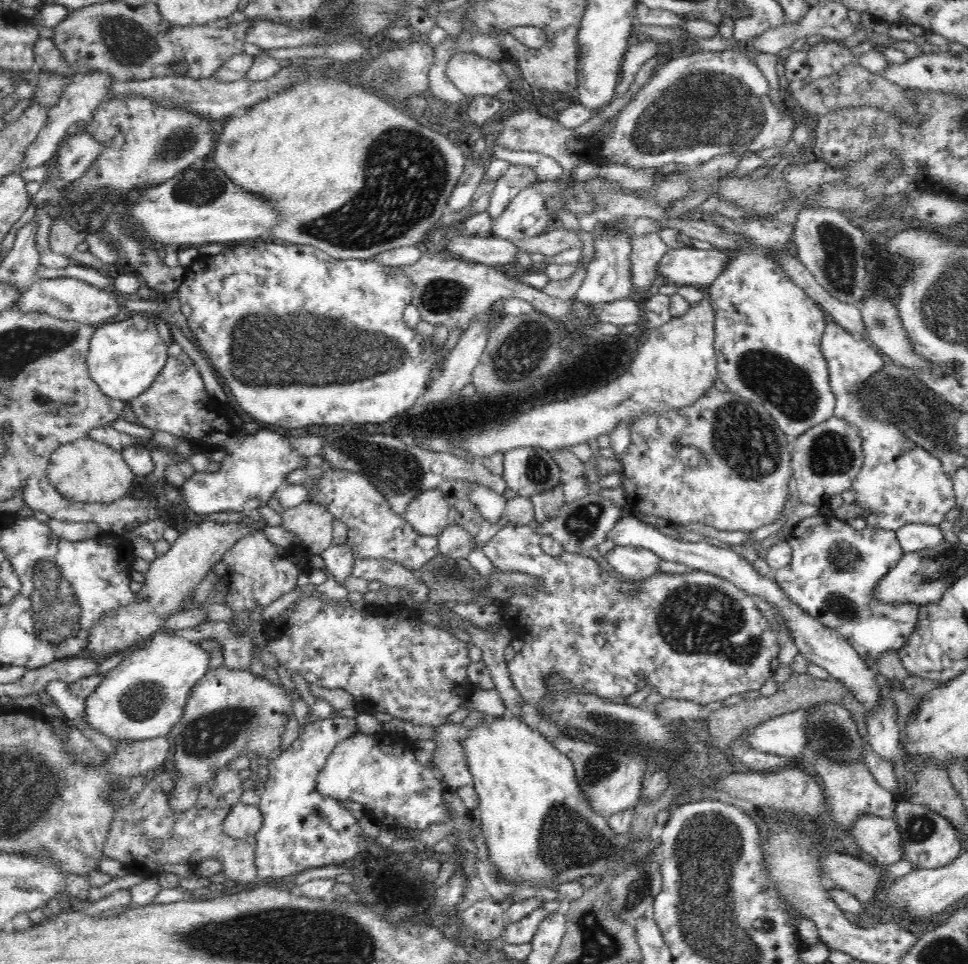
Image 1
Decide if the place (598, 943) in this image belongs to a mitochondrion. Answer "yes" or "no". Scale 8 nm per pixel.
yes

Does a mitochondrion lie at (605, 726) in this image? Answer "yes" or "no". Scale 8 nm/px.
yes

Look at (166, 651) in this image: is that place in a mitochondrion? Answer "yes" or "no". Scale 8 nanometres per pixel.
no

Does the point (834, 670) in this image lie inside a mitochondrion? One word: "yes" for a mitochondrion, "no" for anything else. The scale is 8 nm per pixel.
no

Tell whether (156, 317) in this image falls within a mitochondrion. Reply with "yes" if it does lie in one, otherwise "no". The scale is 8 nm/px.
no

